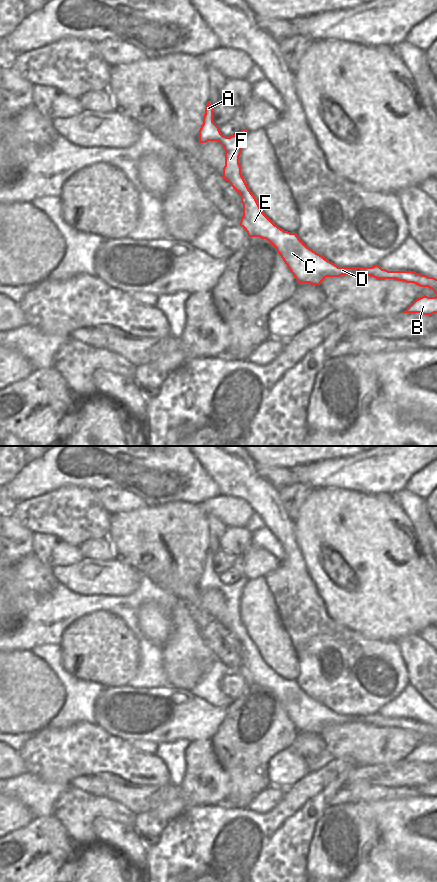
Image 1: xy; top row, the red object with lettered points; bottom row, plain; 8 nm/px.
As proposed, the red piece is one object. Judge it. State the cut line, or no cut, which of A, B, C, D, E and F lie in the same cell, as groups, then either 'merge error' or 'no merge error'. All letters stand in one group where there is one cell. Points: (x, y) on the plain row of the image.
cut none; groups A B C D E F; no merge error

